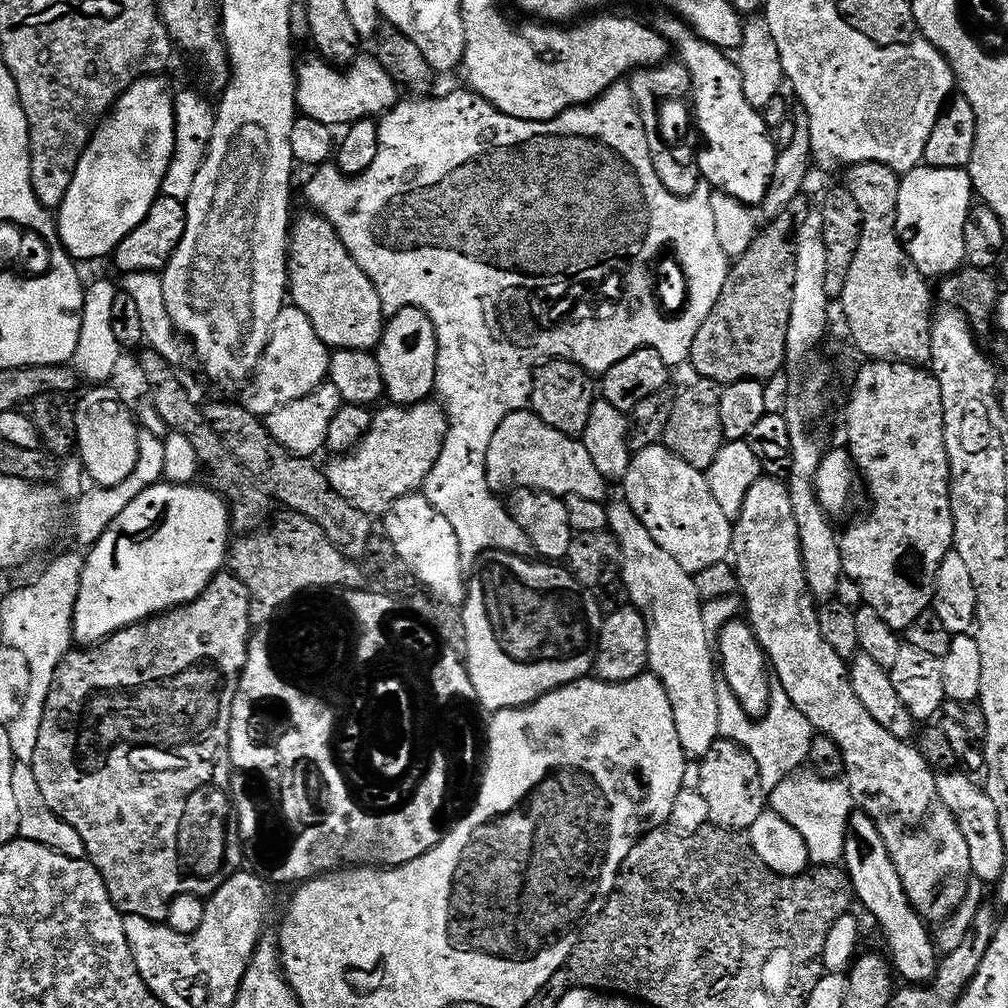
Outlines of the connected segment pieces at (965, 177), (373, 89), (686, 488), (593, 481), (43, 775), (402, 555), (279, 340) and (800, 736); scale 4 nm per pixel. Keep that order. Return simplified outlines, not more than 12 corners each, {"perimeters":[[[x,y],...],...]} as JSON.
{"perimeters":[[[963,168],[900,176],[897,229],[926,278],[965,267]],[[375,58],[299,65],[296,103],[329,126],[379,118],[398,85]],[[663,443],[622,487],[682,570],[731,557],[734,521],[707,475]],[[510,414],[486,454],[492,491],[609,499],[583,439]],[[197,600],[69,650],[31,762],[124,916],[245,859],[253,628]],[[422,494],[383,517],[398,559],[445,605],[466,592],[454,526]],[[286,306],[251,381],[266,418],[329,379],[332,352]],[[717,683],[721,740],[758,762],[765,790],[805,767],[814,729],[771,689],[768,711],[742,710]]]}

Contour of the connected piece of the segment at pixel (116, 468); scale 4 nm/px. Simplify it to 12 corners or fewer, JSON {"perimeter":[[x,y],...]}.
{"perimeter":[[92,386],[76,409],[87,479],[118,486],[138,466],[141,429],[124,396]]}

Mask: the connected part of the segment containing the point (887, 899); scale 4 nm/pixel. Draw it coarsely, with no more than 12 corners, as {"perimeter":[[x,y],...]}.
{"perimeter":[[848,820],[843,867],[909,985],[938,965],[878,826]]}

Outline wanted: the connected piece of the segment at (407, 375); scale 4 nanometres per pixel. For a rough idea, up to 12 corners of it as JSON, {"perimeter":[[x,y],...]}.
{"perimeter":[[422,310],[391,313],[374,355],[393,405],[435,393],[438,338]]}

